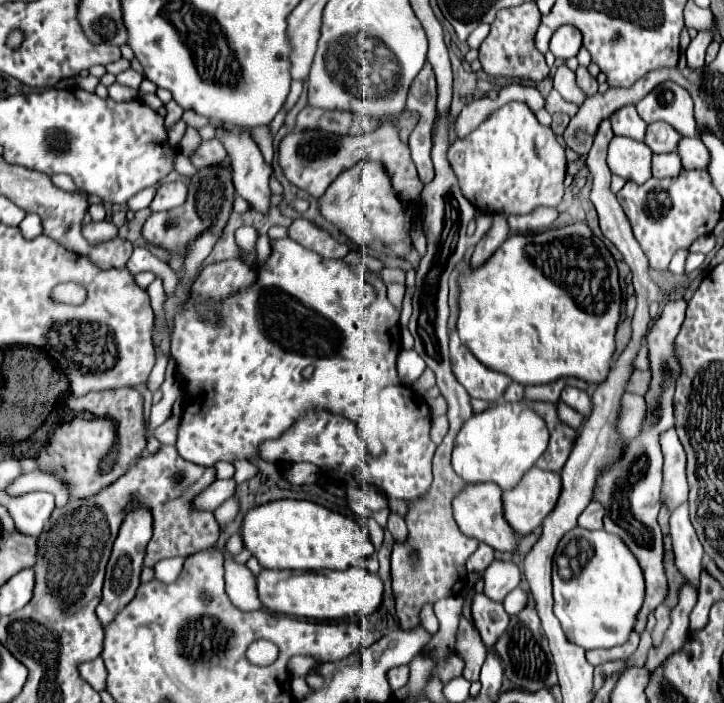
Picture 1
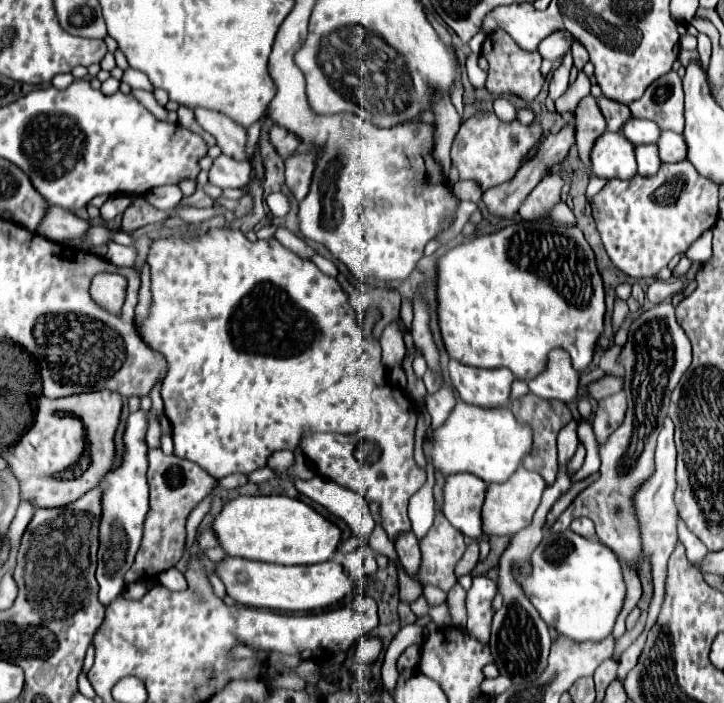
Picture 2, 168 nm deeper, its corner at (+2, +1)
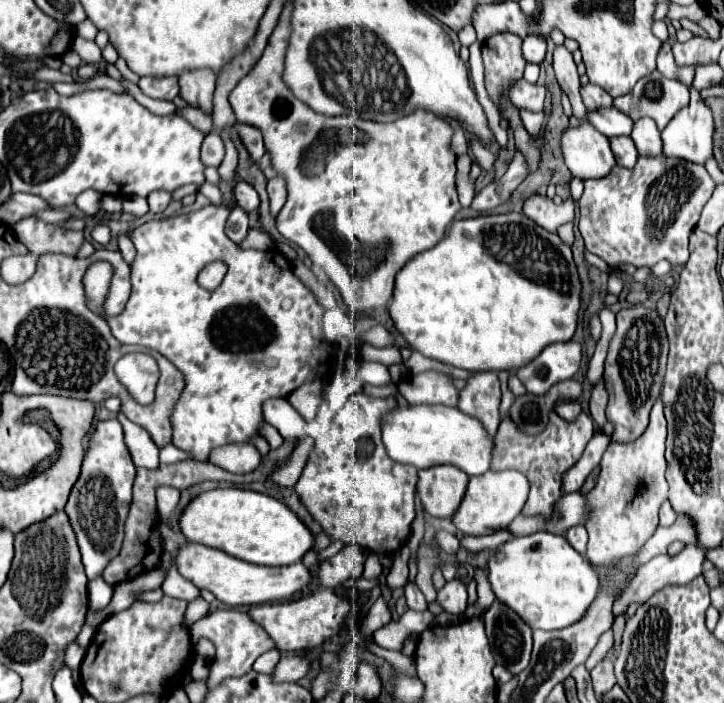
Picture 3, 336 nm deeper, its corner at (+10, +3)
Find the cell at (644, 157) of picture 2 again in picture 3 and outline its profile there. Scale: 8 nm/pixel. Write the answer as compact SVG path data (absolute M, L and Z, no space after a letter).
M611 137L609 143L611 143L611 151L615 155L617 165L631 169L639 157L639 153L633 145L633 139L631 137Z

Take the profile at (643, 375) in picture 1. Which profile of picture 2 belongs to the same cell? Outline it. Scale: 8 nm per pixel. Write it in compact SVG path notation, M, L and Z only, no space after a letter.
M607 375L607 377L603 377L603 379L589 385L589 393L591 393L591 397L595 401L601 401L601 399L605 399L609 395L619 393L619 391L623 391L623 377Z

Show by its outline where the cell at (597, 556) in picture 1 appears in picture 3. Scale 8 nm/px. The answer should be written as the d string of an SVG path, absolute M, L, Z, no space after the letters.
M537 531L503 543L487 561L495 599L515 611L531 629L563 629L581 619L597 595L597 573L561 535Z

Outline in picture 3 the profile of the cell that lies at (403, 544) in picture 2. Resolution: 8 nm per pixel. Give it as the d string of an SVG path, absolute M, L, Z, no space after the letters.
M411 581L405 585L405 597L407 597L407 607L409 609L413 609L413 611L425 611L427 609L427 601L425 601L423 593Z

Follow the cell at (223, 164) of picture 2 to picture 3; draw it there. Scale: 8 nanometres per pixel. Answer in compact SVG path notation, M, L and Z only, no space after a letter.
M239 181L237 183L237 203L245 213L253 213L259 209L259 195L249 183Z

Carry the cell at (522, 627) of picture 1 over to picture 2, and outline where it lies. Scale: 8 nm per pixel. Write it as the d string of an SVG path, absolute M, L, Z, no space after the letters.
M577 421L567 423L557 437L557 447L559 447L559 461L561 461L561 469L557 475L557 481L553 485L549 485L543 493L543 501L539 505L539 509L535 511L533 523L519 531L517 535L513 535L509 547L505 549L505 553L501 555L499 561L499 593L503 595L503 609L499 609L493 617L493 629L491 629L491 653L495 659L495 665L499 669L499 673L507 679L511 679L513 683L529 683L535 681L547 665L547 657L549 657L549 647L551 647L551 637L549 637L549 629L545 625L545 621L541 621L541 615L537 613L537 609L533 609L533 603L529 601L529 597L525 597L525 591L521 589L521 585L517 585L517 577L513 577L513 561L517 561L517 569L519 575L525 577L525 573L529 573L529 553L533 553L533 549L539 545L539 541L543 539L543 523L545 523L545 515L547 511L553 507L553 503L559 499L559 495L563 495L569 485L569 473L567 473L567 465L573 459L579 439L577 439Z

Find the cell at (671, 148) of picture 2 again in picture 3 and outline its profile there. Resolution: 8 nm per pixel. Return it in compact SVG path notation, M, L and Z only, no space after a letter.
M649 117L637 119L633 123L631 139L633 139L639 155L647 155L647 157L661 155L661 131L653 123L653 119L649 119Z

